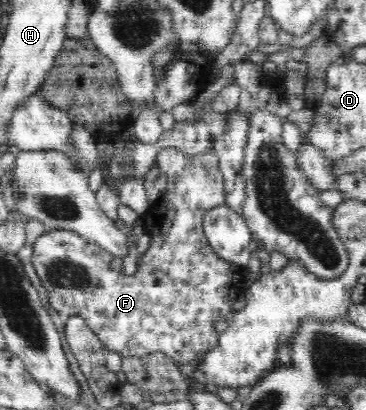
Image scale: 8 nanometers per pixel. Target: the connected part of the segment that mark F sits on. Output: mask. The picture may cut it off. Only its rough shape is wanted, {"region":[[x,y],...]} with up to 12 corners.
{"region":[[162,148],[135,274],[76,232],[32,265],[50,307],[107,351],[178,366],[216,348],[242,267],[202,220],[226,200],[211,149]]}

